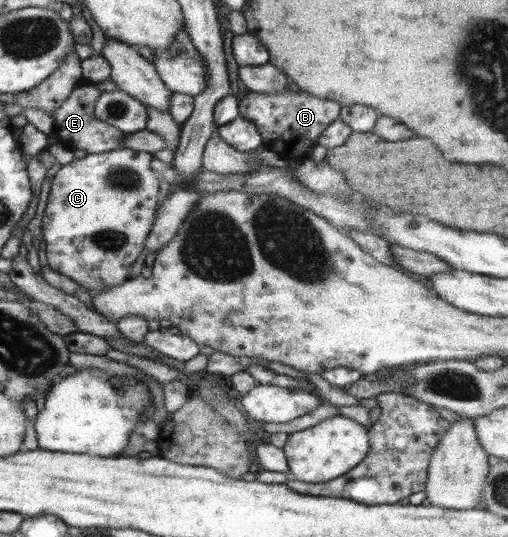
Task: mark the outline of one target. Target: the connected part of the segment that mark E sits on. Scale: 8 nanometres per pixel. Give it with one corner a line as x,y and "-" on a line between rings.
77,85
71,91
71,95
59,104
59,108
53,110
53,133
57,142
71,150
81,149
88,154
105,153
113,149
123,149
123,135
117,127
105,123
95,117
95,103
101,95
101,89
93,85

